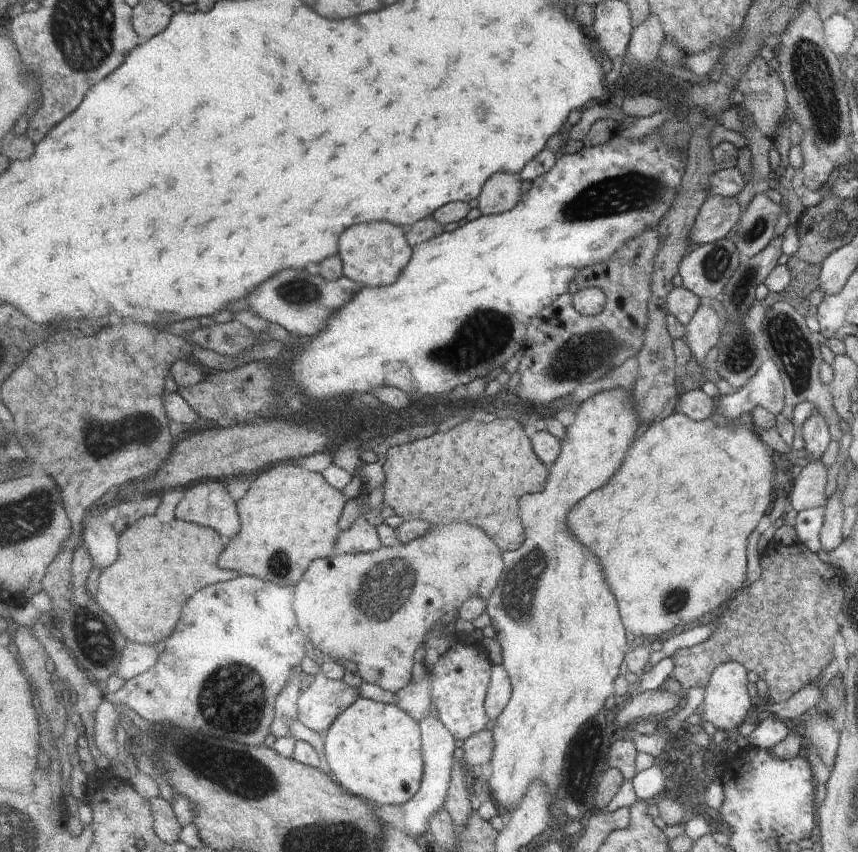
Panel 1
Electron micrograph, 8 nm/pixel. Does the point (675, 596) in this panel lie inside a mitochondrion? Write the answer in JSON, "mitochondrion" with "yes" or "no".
{"mitochondrion":"yes"}

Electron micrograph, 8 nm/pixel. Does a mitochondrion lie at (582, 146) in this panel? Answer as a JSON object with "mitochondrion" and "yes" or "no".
{"mitochondrion":"no"}

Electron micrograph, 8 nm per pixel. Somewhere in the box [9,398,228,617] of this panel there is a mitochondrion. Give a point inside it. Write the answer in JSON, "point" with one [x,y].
{"point":[142,427]}

